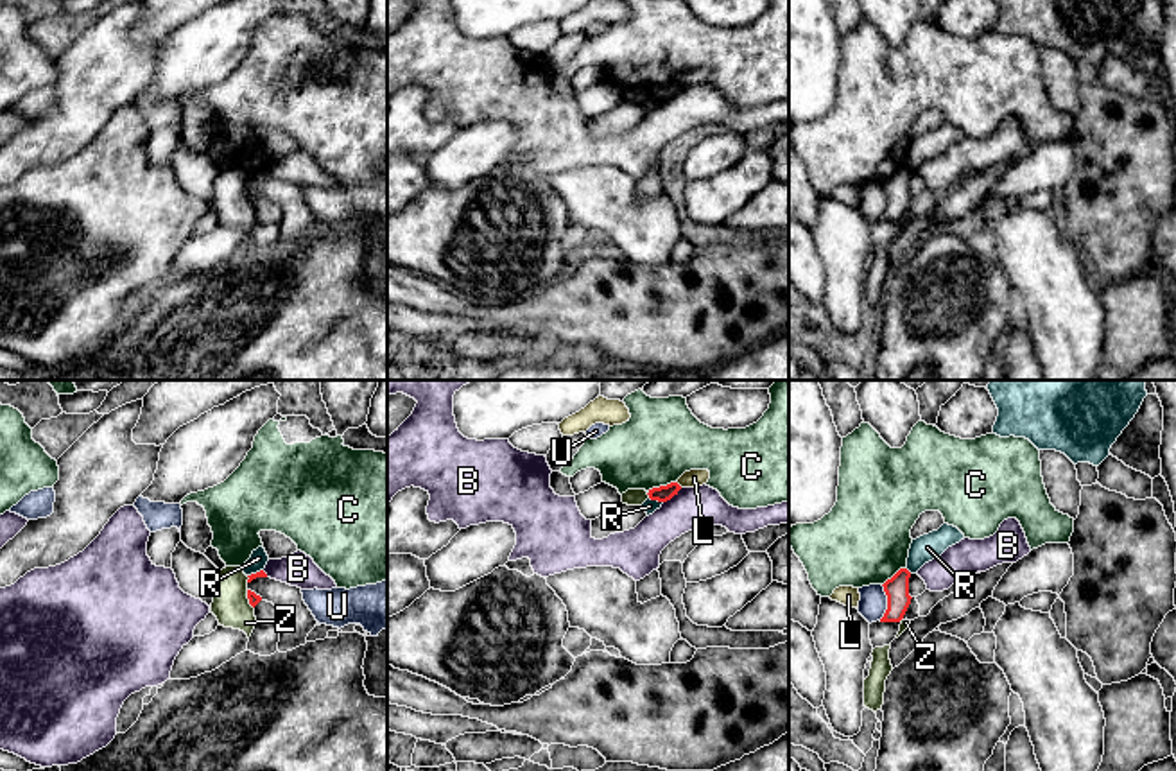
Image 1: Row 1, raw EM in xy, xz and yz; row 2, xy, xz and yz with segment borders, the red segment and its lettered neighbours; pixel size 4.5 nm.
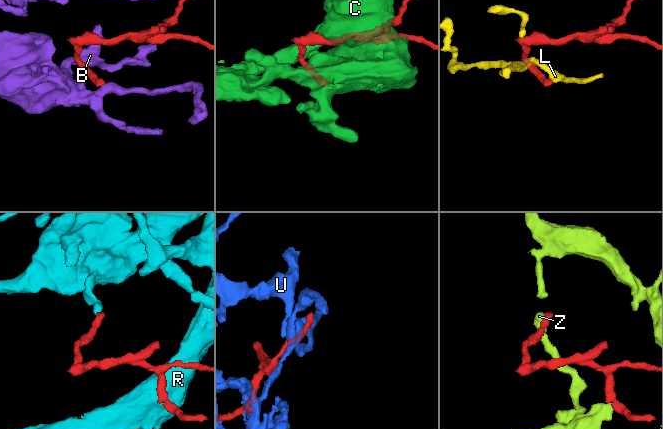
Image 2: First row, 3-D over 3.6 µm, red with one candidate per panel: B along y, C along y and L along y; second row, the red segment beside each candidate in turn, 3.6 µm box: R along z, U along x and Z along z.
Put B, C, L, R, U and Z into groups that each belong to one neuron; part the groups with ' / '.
B / C / L / R / U / Z

